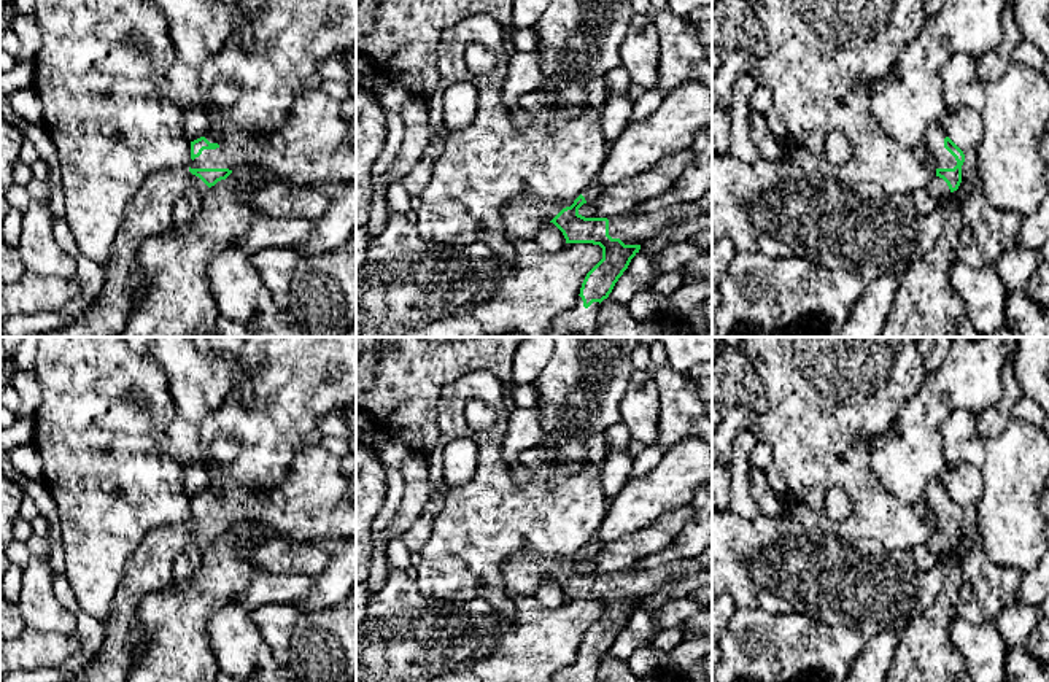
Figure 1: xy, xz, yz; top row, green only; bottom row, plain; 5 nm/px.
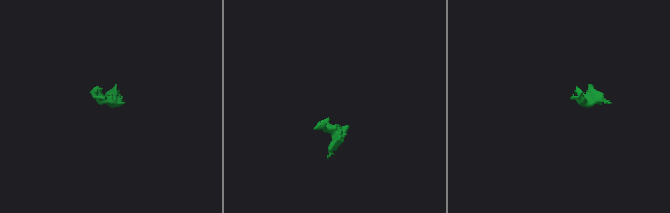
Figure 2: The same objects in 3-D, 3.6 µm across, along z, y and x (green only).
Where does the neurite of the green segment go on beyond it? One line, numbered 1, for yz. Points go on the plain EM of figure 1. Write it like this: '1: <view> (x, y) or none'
1: yz (927, 555)

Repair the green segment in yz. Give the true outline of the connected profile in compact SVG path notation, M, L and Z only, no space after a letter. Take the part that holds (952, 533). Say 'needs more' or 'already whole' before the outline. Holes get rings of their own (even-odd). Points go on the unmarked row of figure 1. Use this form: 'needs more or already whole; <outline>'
needs more; M938 477L927 483L923 499L938 518L936 533L923 544L912 547L911 553L922 571L931 571L946 550L958 545L965 510L947 493Z

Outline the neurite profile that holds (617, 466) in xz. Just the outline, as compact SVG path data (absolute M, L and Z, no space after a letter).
M609 450L601 469L601 483L609 498L615 496L628 482L633 459L626 450Z

